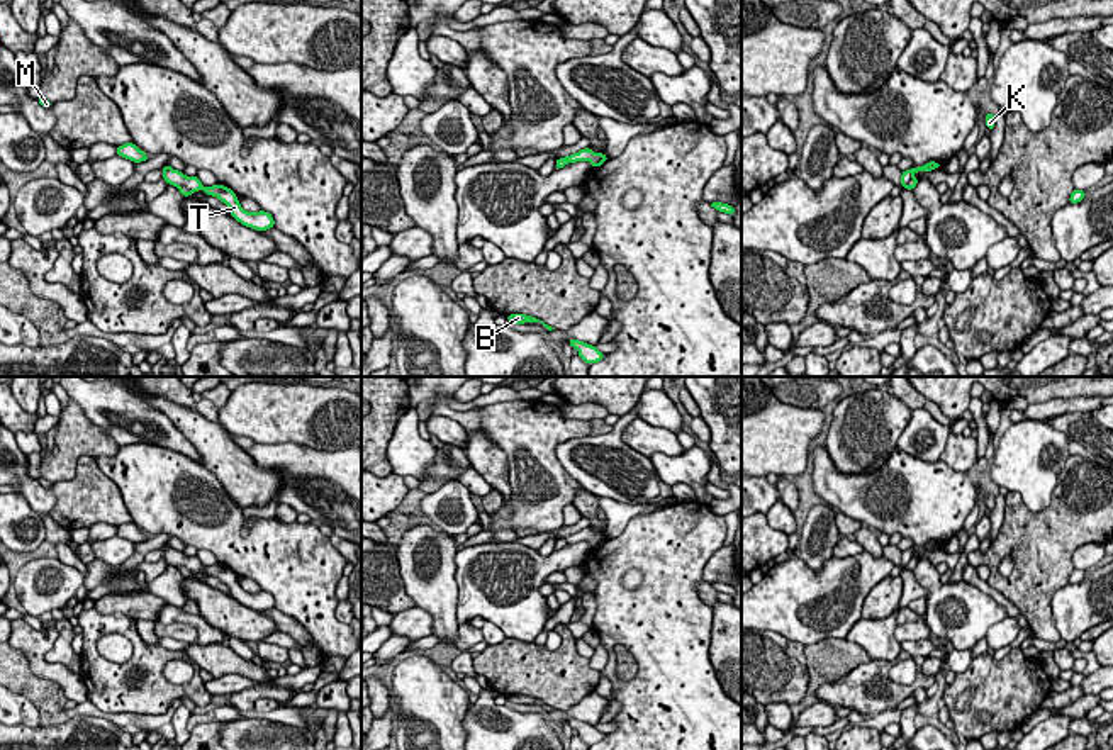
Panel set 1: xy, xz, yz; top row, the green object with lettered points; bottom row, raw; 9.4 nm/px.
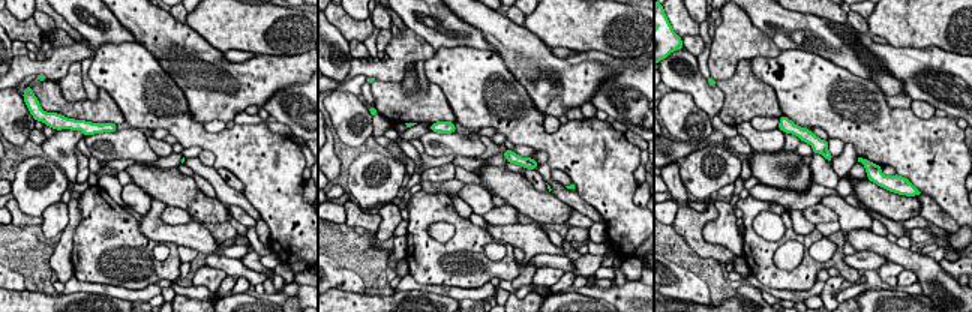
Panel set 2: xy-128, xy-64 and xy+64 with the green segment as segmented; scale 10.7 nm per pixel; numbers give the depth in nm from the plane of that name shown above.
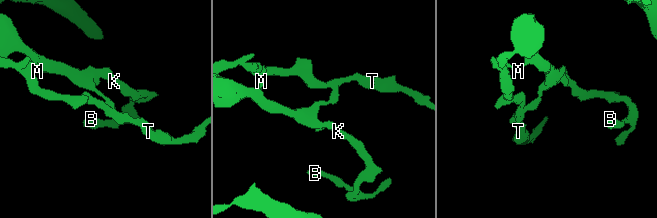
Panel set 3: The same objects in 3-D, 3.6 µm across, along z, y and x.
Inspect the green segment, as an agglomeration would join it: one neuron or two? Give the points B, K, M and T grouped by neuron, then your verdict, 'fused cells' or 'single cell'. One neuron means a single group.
B K M / T | fused cells

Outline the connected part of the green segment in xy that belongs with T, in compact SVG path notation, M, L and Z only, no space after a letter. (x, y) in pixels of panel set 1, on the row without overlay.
M165 545L161 550L163 550L163 560L168 565L173 565L173 567L183 565L190 572L204 570L205 575L217 577L221 582L224 582L229 587L231 597L234 597L243 606L251 607L254 611L266 611L266 609L275 607L275 599L270 592L266 590L246 592L241 587L238 575L231 568L219 565L219 563L205 568L197 555L185 557L182 551L173 550L168 545Z

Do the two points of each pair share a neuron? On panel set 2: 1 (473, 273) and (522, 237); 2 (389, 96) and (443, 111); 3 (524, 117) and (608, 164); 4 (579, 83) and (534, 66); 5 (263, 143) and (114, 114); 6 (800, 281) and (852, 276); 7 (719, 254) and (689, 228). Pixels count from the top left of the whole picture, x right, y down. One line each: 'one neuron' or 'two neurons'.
1: two neurons
2: one neuron
3: one neuron
4: one neuron
5: two neurons
6: one neuron
7: one neuron

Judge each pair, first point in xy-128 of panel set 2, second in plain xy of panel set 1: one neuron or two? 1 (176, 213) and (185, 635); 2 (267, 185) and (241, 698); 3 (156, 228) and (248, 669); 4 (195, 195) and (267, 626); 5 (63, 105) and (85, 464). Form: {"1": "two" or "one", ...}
{"1": "one", "2": "two", "3": "one", "4": "one", "5": "one"}

